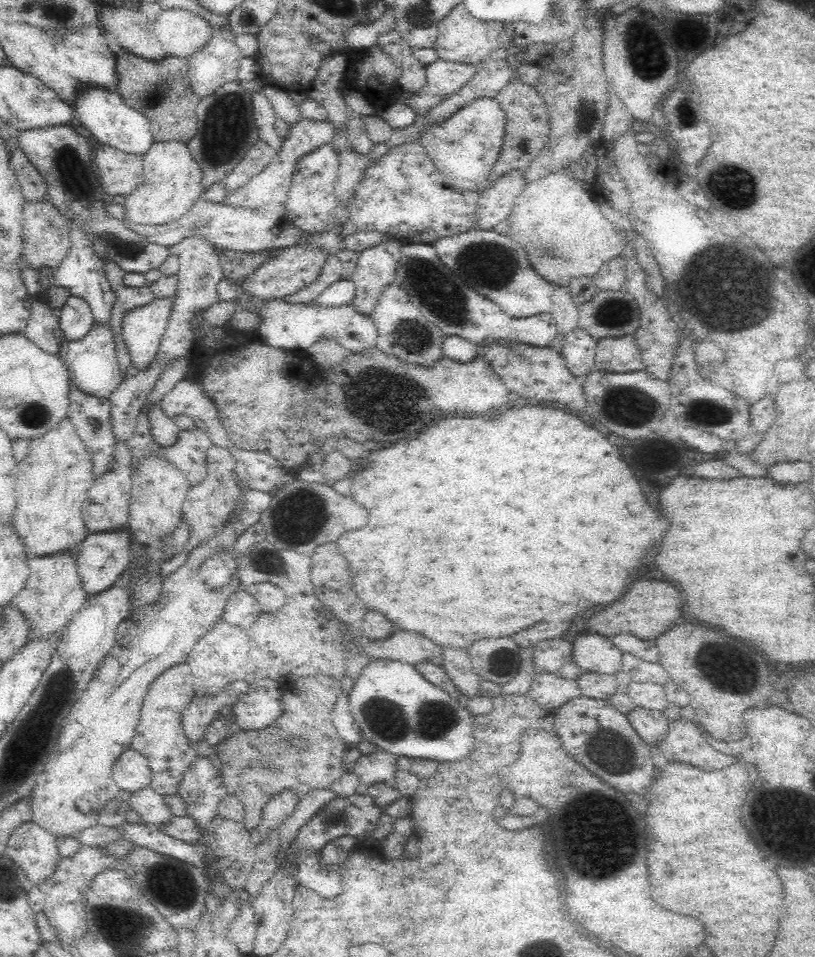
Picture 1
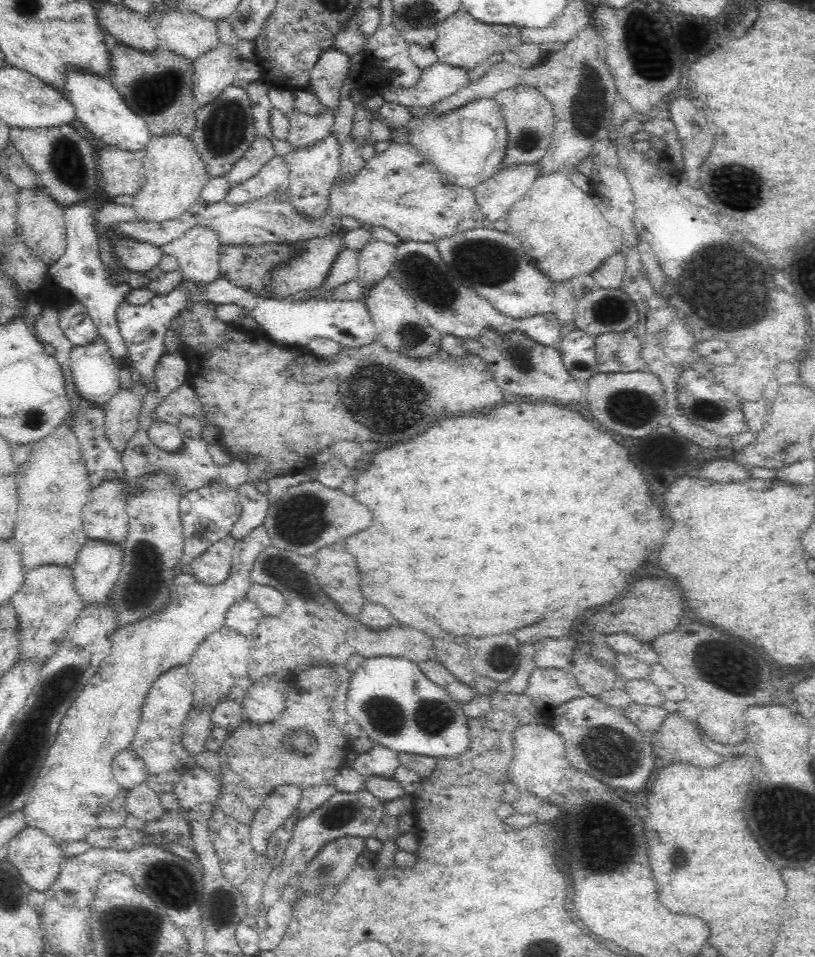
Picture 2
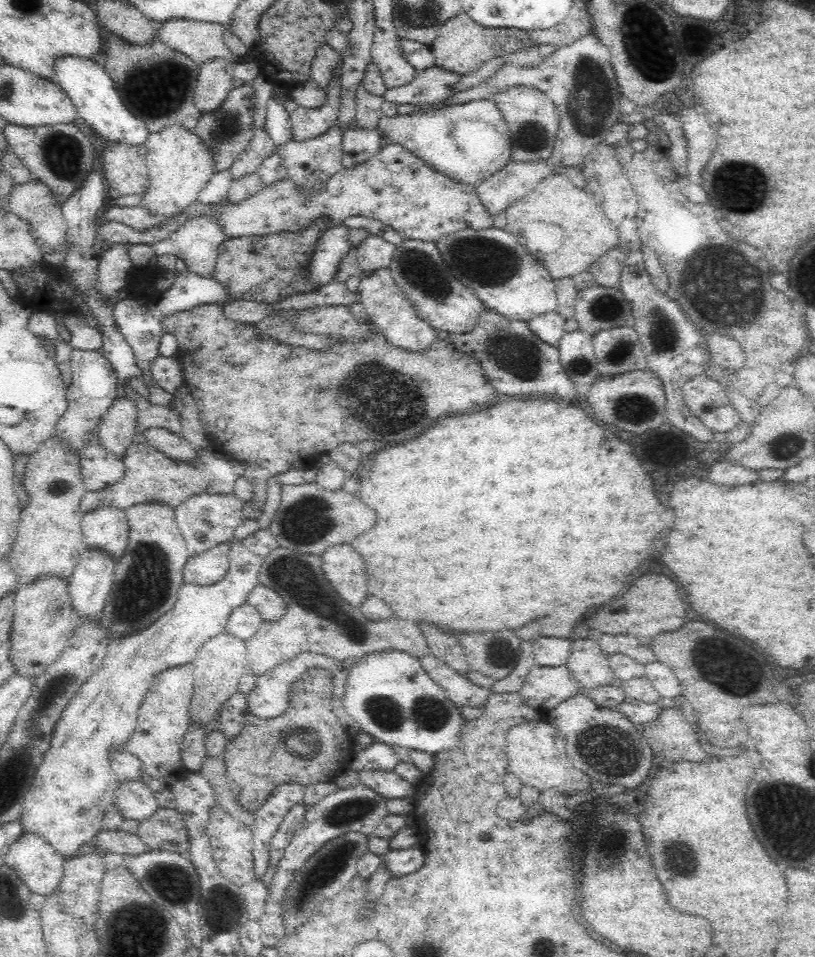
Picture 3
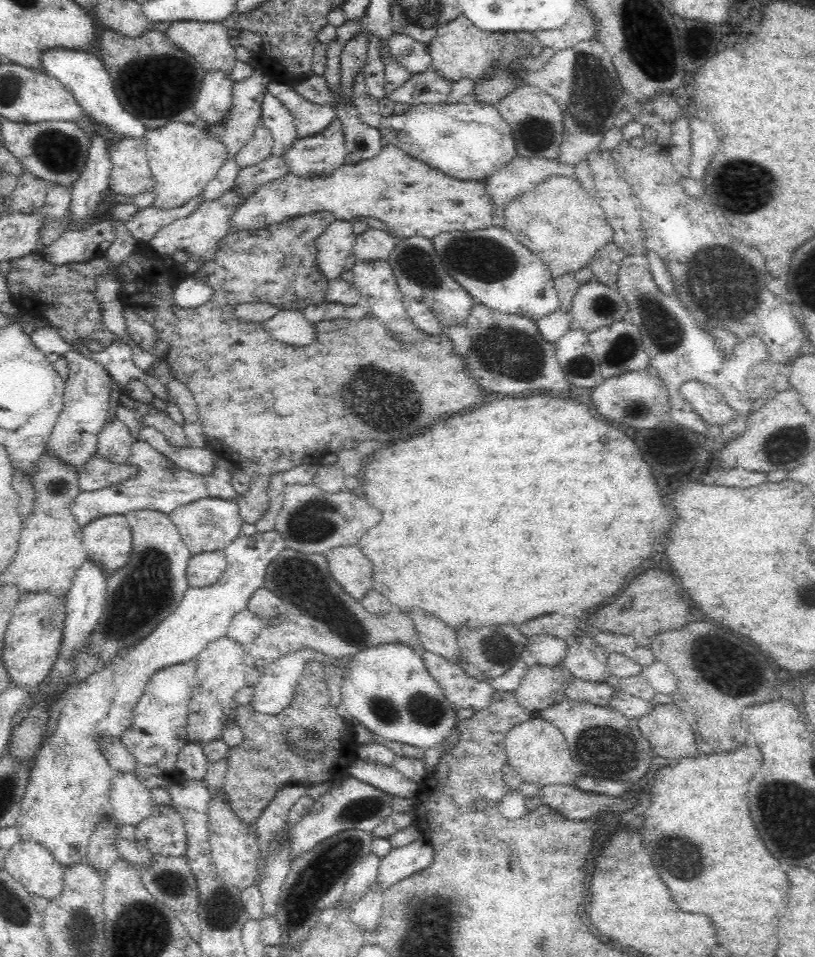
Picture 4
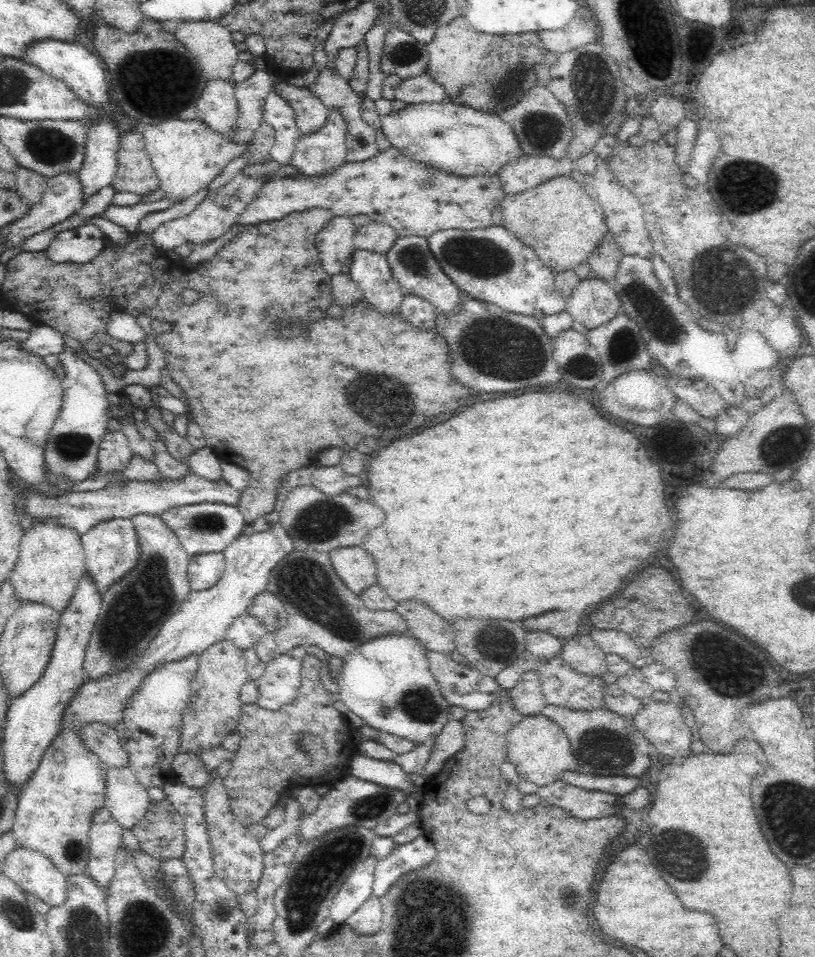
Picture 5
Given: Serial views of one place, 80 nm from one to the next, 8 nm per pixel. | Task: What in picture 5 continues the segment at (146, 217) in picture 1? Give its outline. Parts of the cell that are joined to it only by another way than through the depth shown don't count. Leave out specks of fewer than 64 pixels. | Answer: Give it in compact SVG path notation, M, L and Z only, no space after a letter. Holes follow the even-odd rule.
M172 119L157 125L142 128L145 149L154 173L158 177L158 188L164 192L164 199L170 204L181 202L206 188L218 176L227 162L240 157L246 145L234 145L228 137L208 128L200 121Z

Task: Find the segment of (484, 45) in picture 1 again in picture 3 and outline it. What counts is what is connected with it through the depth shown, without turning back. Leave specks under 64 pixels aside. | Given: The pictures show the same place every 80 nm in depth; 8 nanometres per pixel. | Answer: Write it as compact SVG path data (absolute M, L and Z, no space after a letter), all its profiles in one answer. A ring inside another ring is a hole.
M460 10L458 16L454 15L438 27L437 38L429 47L434 53L436 66L464 76L480 68L483 62L492 57L512 54L522 50L524 46L535 44L528 36L527 32L512 28L482 28L470 18L470 15Z

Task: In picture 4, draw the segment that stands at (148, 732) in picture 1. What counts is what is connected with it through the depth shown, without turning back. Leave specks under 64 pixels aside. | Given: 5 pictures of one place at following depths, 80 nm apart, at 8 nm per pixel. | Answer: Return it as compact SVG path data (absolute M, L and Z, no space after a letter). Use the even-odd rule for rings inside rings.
M190 660L180 666L168 666L156 672L146 692L142 694L136 710L134 710L134 726L122 734L121 742L136 759L137 779L147 788L168 788L183 779L182 771L178 771L177 760L182 747L188 743L188 702L192 698L192 676L196 670L196 662Z

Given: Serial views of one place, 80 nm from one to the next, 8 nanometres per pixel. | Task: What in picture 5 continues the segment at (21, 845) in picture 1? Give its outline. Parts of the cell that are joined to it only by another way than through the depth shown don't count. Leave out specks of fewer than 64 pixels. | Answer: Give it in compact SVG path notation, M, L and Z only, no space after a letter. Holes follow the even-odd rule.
M14 848L5 856L5 861L2 865L2 872L21 886L25 892L35 894L38 900L45 902L47 908L58 906L66 900L66 878L61 870L39 850L30 850L29 848Z

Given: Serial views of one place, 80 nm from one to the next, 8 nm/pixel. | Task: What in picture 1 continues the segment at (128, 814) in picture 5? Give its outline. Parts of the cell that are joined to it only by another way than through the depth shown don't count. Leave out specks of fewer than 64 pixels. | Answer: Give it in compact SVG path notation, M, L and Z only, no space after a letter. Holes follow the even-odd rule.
M148 786L137 790L130 797L130 806L139 814L146 825L162 830L171 821L175 809L169 809L164 802L164 796Z

